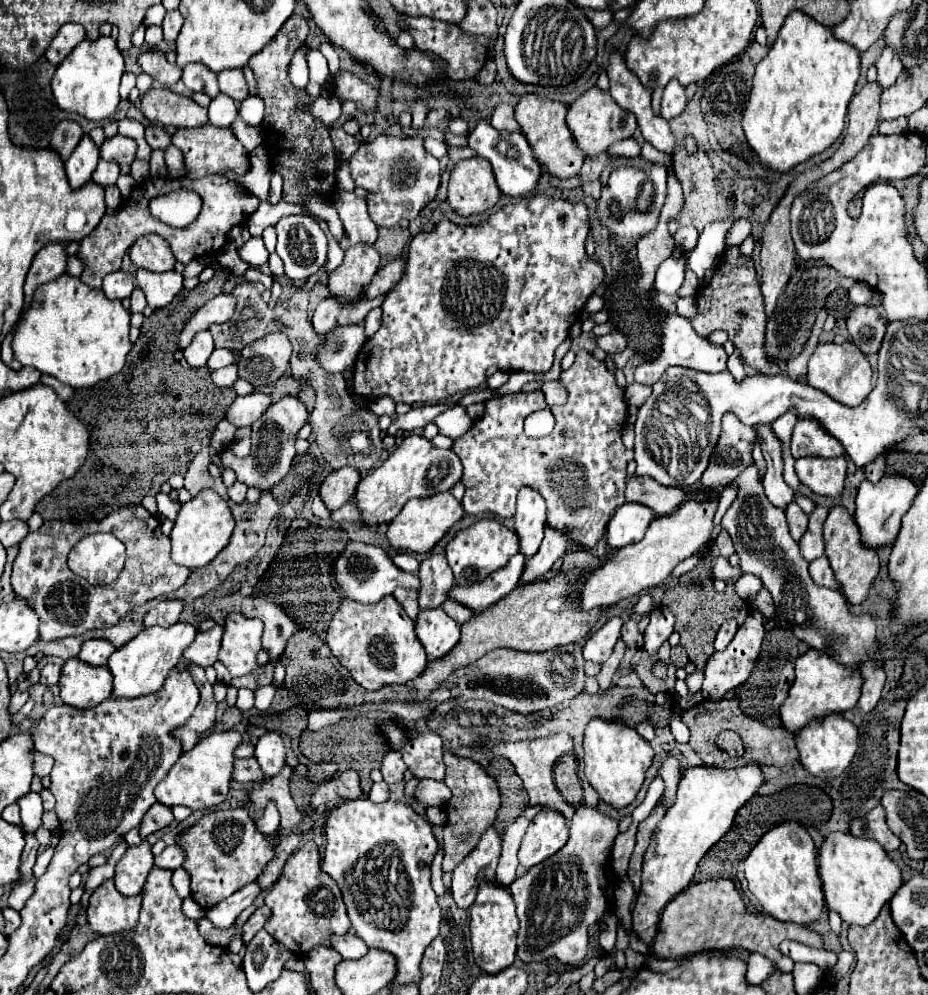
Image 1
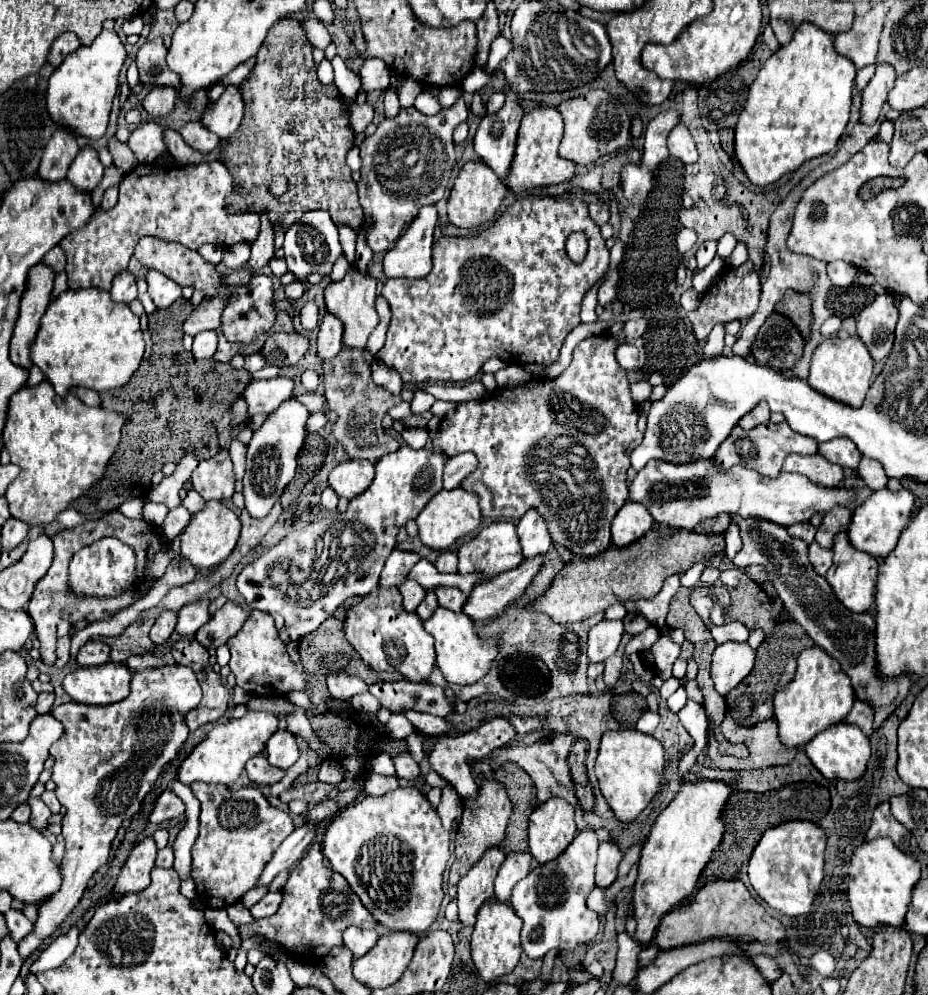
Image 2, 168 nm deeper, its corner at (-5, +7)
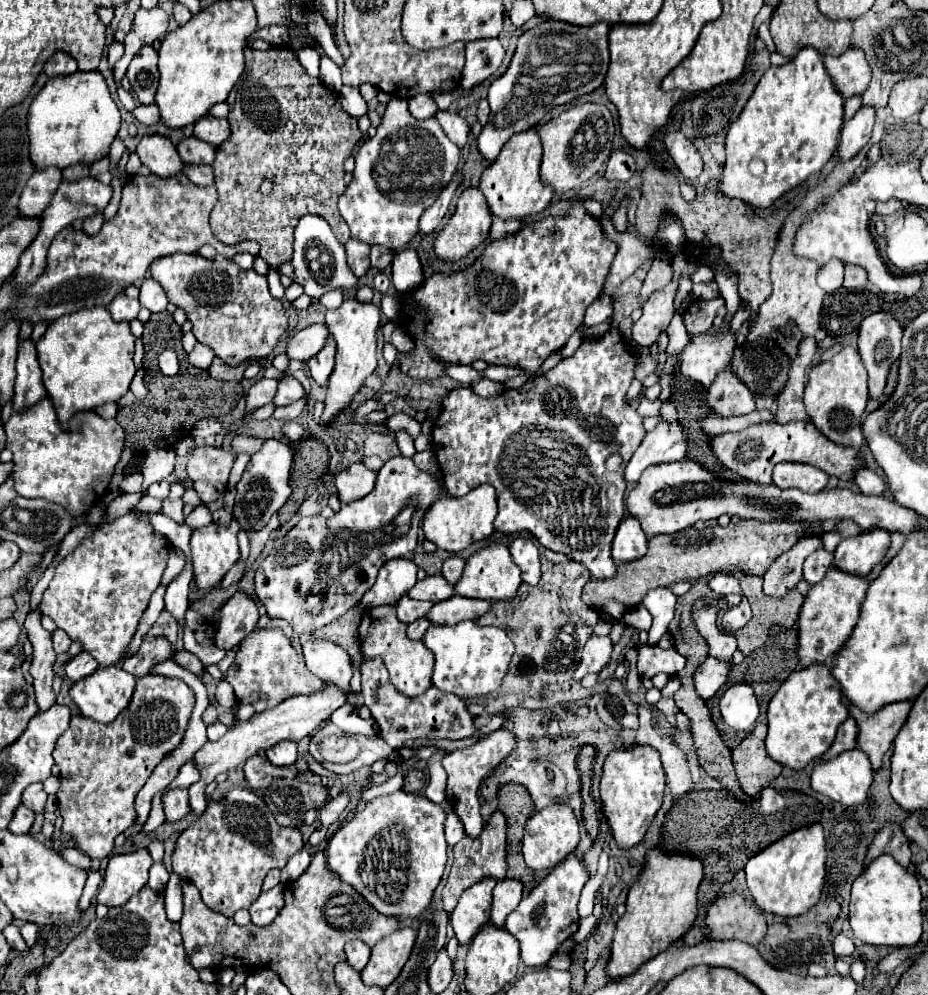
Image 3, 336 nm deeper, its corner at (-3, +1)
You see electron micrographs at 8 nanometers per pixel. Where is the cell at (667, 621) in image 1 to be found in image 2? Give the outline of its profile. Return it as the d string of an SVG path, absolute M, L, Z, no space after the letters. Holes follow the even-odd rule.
M670 628L660 630L660 638L650 648L654 652L654 668L662 680L672 678L674 660L680 656L680 646L670 640Z

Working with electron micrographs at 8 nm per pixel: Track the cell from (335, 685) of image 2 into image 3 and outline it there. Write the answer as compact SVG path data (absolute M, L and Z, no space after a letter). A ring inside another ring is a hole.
M304 634L300 642L304 648L306 666L312 674L345 691L350 690L353 675L351 660L340 646L326 640L316 640L312 634Z

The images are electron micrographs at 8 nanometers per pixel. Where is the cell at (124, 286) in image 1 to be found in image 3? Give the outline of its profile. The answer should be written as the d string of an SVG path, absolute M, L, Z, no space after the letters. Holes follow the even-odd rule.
M124 292L118 294L110 304L108 304L108 310L112 314L114 320L134 320L138 316L138 310L140 310L140 302L138 300L130 300Z

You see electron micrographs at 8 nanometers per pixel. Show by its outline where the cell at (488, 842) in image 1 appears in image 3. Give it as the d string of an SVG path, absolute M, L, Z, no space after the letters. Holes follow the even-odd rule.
M484 878L464 890L464 894L460 896L458 906L450 914L450 922L460 944L468 944L472 936L490 920L488 910L492 904L492 890L496 882L496 878Z

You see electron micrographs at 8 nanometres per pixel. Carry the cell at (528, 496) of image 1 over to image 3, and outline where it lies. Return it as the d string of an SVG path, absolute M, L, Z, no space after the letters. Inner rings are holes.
M518 536L510 544L510 554L522 570L522 580L534 586L540 580L540 554L536 548L536 542L532 538Z

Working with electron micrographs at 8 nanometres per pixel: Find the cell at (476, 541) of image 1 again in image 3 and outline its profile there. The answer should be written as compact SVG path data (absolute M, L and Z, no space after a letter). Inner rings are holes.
M490 542L488 546L480 548L478 552L474 552L464 566L464 572L458 580L458 584L454 586L456 594L466 596L466 598L482 598L482 600L508 600L516 596L518 586L522 584L520 578L520 568L516 566L516 562L510 556L510 550L506 544L500 542Z

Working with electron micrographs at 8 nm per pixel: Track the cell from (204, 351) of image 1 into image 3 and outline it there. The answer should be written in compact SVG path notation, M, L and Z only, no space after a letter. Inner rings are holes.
M198 342L198 344L194 346L194 350L188 354L188 362L190 362L192 366L196 366L196 368L202 368L202 370L208 370L212 358L214 358L212 348L208 348L206 344L200 344L200 342Z

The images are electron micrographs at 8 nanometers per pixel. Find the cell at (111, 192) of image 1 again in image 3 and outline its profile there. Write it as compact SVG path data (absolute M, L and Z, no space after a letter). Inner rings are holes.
M98 212L98 214L94 214L94 216L90 216L90 218L86 218L84 220L84 226L82 226L82 230L86 232L86 234L96 234L98 230L100 230L100 226L104 224L104 214L102 212Z

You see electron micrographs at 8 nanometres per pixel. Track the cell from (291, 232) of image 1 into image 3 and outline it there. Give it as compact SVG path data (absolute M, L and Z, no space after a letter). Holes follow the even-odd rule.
M302 216L296 232L294 232L294 254L292 254L292 266L296 282L304 286L304 292L318 300L324 292L332 288L352 288L356 286L358 278L350 272L346 258L344 258L344 246L338 242L338 238L332 234L330 224L324 218L318 216Z

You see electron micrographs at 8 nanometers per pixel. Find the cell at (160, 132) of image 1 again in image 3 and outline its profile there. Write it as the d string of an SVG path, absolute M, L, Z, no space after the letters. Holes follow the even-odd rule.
M184 164L182 174L188 176L198 186L208 186L214 182L214 172L212 172L212 166L208 166L208 164L196 164L196 166Z

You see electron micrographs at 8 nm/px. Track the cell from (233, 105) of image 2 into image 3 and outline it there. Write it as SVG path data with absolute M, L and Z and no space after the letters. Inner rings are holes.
M202 116L200 122L194 124L194 136L212 144L220 146L230 136L230 122L226 118L214 118L214 116Z

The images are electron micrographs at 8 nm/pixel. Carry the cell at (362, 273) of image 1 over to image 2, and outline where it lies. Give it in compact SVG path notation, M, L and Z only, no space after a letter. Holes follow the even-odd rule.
M350 266L348 274L340 282L330 282L326 288L326 310L342 320L344 336L342 344L348 348L366 348L366 340L370 332L378 326L378 312L374 308L376 302L376 280L368 274L360 274L356 266Z

